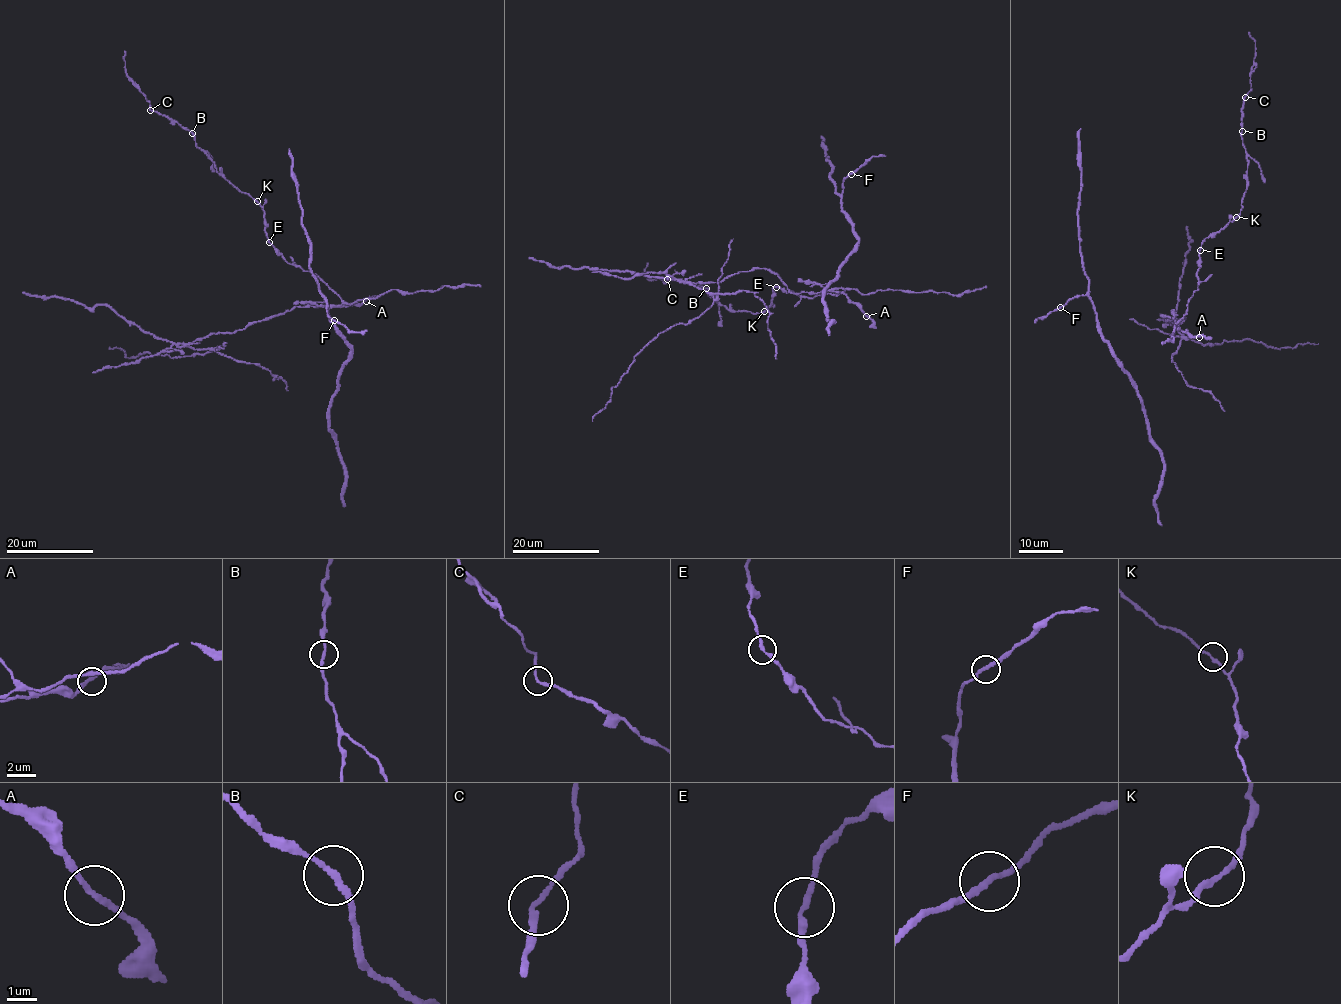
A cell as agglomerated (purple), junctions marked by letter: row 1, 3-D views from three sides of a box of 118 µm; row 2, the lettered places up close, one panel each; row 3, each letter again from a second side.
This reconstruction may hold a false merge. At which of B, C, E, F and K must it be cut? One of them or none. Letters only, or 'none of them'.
E

